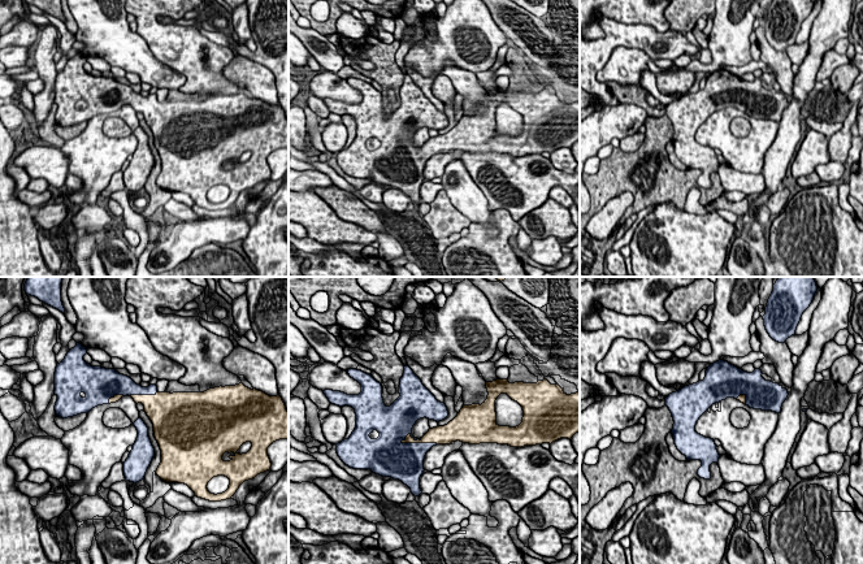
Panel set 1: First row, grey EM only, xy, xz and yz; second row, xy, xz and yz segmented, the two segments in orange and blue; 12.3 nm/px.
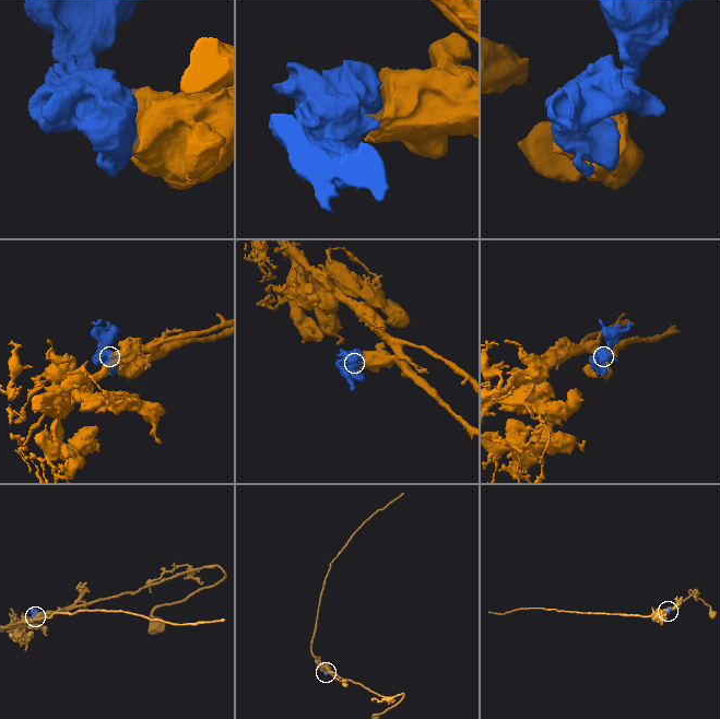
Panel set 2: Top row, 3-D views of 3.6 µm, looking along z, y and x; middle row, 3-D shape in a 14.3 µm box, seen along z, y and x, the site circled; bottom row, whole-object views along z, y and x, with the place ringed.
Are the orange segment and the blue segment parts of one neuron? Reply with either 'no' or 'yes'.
yes

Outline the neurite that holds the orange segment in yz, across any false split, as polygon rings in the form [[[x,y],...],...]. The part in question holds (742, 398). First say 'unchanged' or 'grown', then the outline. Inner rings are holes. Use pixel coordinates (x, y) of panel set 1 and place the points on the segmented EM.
grown | [[[719,360],[706,370],[703,381],[682,387],[665,398],[673,417],[673,439],[688,460],[701,460],[698,476],[711,478],[710,465],[719,461],[714,439],[695,431],[699,417],[715,403],[734,398],[754,409],[781,412],[789,392],[779,383],[766,381],[762,370],[743,372],[728,361]]]

